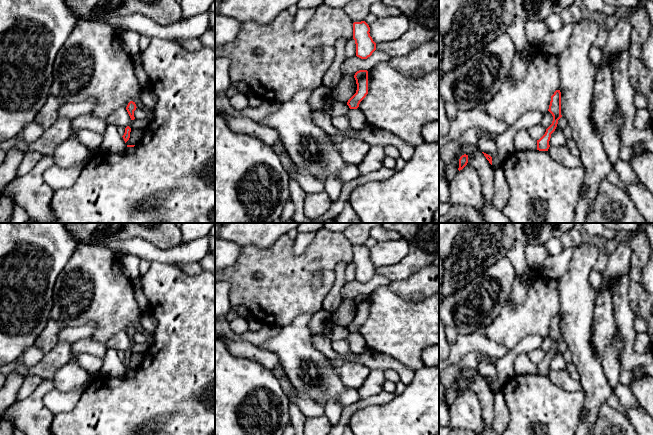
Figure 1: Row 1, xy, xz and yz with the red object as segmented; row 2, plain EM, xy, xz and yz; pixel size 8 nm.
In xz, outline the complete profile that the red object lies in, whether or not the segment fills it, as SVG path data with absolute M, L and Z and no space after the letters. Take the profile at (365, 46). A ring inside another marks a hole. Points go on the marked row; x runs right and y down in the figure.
M365 21L353 23L353 39L356 44L356 56L367 59L376 50L376 43L370 36L370 27Z

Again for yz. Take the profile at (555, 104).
M556 90L554 94L551 96L548 111L552 114L553 121L552 124L546 129L545 134L539 140L537 140L537 150L539 151L548 151L550 147L549 141L551 138L551 134L555 131L558 124L558 120L562 117L560 90Z

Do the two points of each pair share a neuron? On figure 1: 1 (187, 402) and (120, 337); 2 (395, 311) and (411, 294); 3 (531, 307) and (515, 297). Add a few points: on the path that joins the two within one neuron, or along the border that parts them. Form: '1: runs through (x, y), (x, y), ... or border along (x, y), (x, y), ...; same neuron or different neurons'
1: border along (149, 346), (143, 354); different neurons
2: border along (388, 286), (408, 301), (421, 301), (428, 297); different neurons
3: border along (531, 279), (526, 298), (518, 304), (511, 304); different neurons

